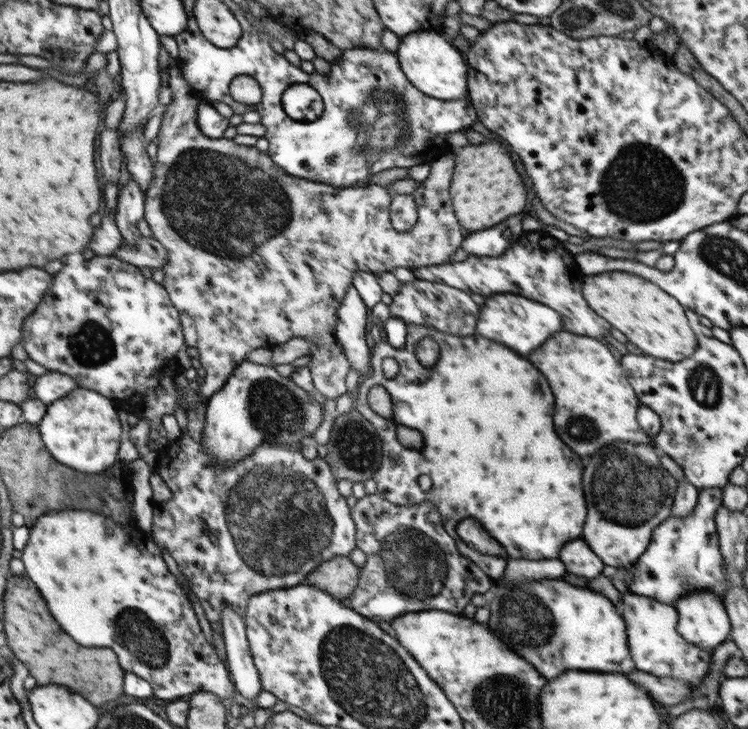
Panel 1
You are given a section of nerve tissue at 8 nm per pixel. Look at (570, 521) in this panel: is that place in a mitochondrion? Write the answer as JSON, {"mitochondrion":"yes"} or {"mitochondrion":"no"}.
{"mitochondrion":"no"}

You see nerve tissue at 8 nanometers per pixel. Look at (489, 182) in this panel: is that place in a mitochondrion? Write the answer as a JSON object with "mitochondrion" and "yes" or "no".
{"mitochondrion":"no"}

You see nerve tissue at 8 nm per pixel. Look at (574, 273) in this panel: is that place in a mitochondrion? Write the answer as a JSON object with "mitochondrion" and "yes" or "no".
{"mitochondrion":"no"}

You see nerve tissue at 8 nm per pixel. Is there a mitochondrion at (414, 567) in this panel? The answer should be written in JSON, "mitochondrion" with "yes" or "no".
{"mitochondrion":"yes"}

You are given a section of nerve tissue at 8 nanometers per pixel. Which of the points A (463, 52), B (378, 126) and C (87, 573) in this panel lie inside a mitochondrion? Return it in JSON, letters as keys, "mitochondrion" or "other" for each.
{"A":"other","B":"mitochondrion","C":"other"}

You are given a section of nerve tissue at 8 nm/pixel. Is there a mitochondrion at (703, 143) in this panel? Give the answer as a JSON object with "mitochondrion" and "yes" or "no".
{"mitochondrion":"no"}

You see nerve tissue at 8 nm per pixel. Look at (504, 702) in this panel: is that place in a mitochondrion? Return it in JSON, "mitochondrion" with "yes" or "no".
{"mitochondrion":"yes"}

